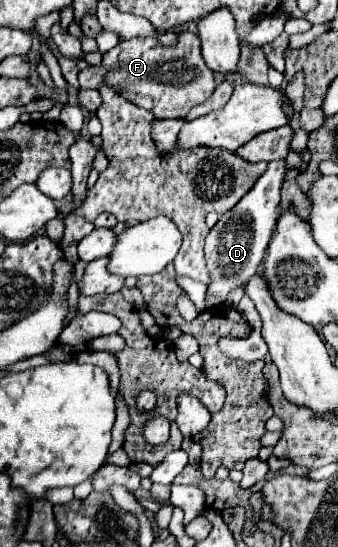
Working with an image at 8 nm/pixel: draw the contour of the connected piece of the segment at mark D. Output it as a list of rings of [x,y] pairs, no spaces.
[[[271,161],[267,171],[251,187],[251,191],[231,211],[223,213],[219,217],[219,221],[215,223],[215,227],[205,237],[205,261],[207,261],[209,279],[211,279],[211,283],[207,285],[207,295],[219,297],[221,303],[227,301],[227,295],[233,289],[245,287],[251,281],[251,277],[259,271],[259,265],[263,261],[267,243],[271,241],[271,235],[273,235],[273,229],[275,229],[275,219],[279,217],[279,189],[281,189],[281,183],[283,183],[283,175],[285,175],[285,161]]]

